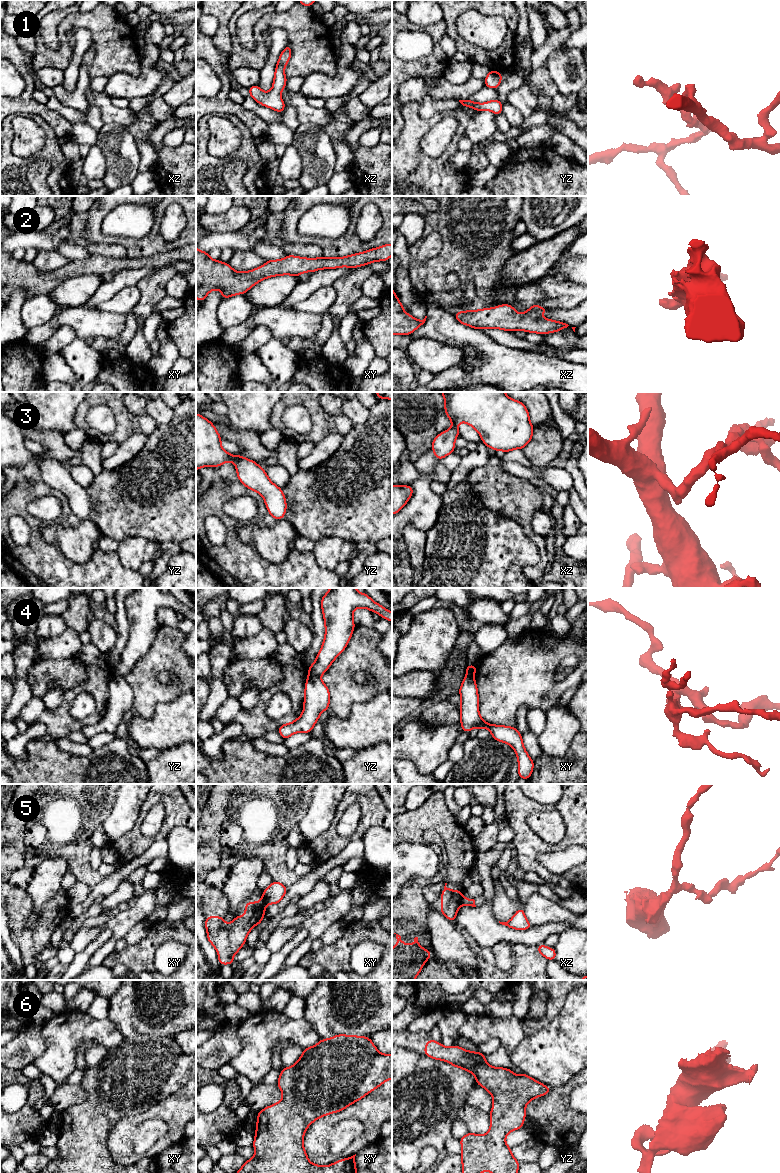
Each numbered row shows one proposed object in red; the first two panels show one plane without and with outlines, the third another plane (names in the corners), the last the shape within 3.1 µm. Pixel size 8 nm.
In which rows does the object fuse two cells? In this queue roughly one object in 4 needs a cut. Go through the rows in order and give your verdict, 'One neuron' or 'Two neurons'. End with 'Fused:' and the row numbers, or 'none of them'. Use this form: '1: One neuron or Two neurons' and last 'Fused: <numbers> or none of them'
1: One neuron
2: One neuron
3: One neuron
4: Two neurons
5: Two neurons
6: One neuron
Fused: 4, 5

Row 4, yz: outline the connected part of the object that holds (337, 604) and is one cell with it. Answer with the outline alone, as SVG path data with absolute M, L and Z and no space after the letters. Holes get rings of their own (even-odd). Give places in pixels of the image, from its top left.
M330 588L321 599L325 638L308 673L320 677L344 651L354 631L353 610L367 608L392 622L392 612L355 588Z

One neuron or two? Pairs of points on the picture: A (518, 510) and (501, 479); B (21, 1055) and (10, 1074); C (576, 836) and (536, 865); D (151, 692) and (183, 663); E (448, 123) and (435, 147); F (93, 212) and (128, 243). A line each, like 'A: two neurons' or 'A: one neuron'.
A: one neuron
B: two neurons
C: one neuron
D: one neuron
E: one neuron
F: one neuron

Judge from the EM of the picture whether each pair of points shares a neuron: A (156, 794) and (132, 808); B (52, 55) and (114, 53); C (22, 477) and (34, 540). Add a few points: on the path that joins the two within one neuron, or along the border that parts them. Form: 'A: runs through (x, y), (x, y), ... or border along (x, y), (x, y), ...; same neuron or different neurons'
A: border along (148, 794), (134, 824); different neurons
B: runs through (62, 38), (70, 23), (88, 23), (97, 32); same neuron
C: runs through (22, 493), (22, 511), (34, 524); same neuron

